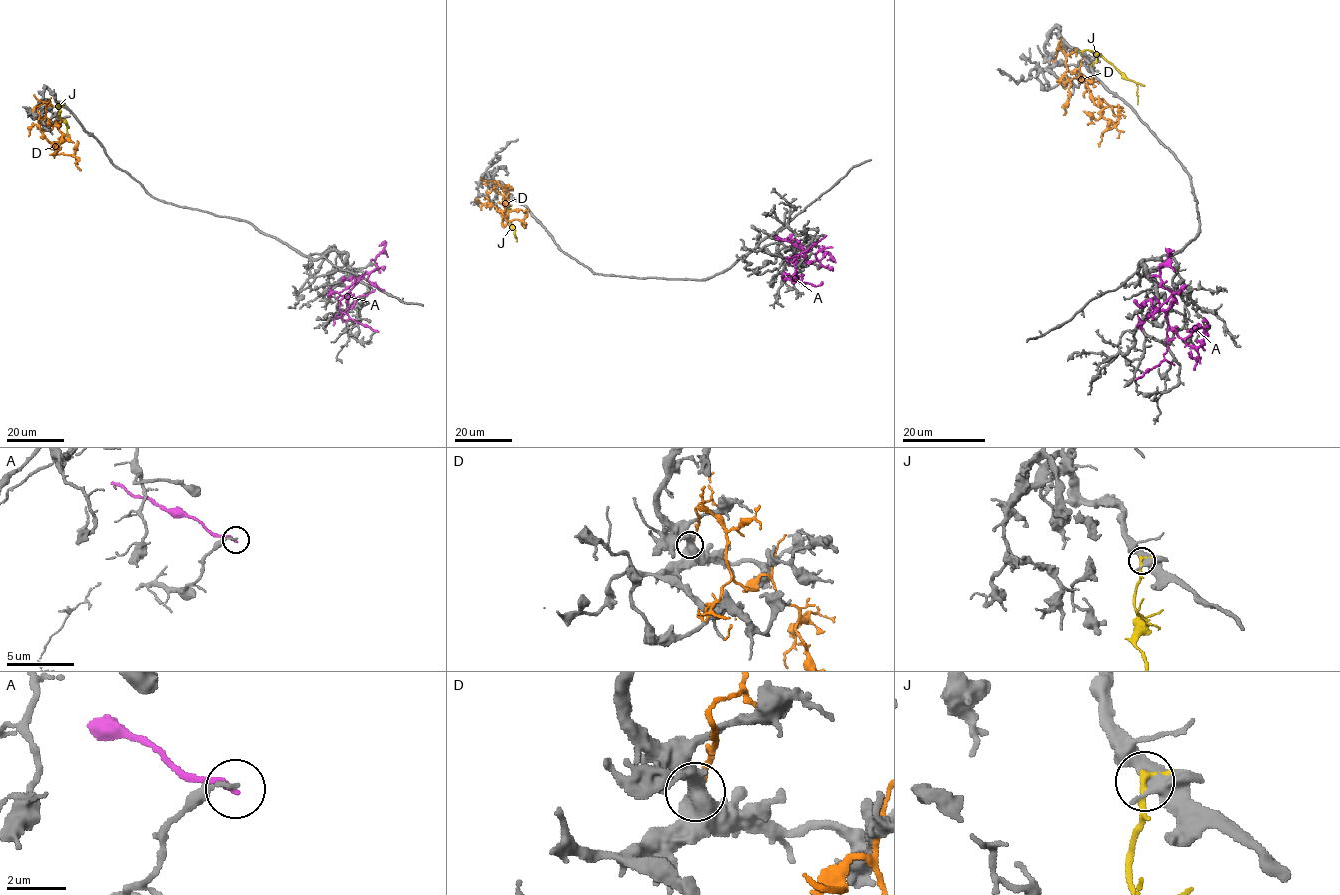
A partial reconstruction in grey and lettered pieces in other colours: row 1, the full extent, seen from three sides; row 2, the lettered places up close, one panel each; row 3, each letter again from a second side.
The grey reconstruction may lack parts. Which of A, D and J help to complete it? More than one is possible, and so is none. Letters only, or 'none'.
none

